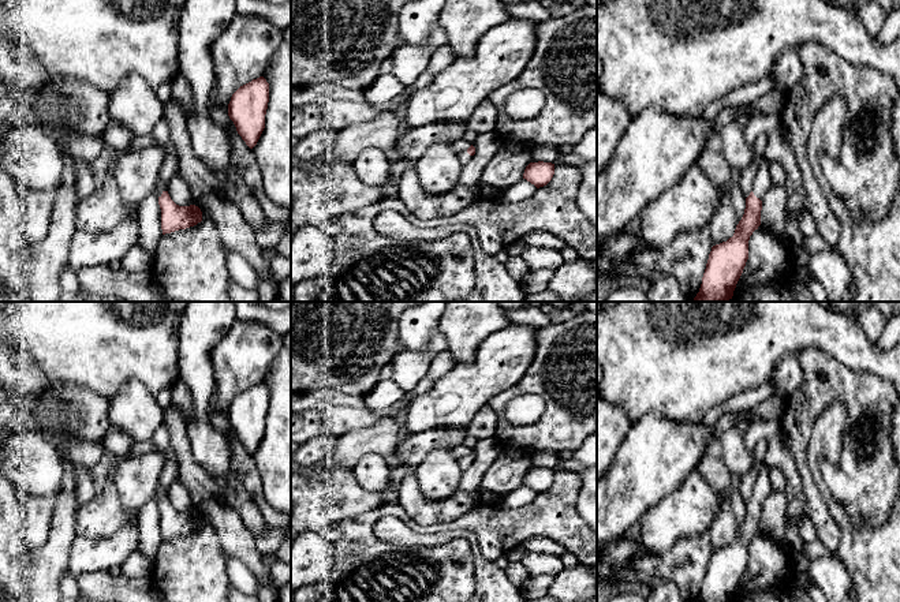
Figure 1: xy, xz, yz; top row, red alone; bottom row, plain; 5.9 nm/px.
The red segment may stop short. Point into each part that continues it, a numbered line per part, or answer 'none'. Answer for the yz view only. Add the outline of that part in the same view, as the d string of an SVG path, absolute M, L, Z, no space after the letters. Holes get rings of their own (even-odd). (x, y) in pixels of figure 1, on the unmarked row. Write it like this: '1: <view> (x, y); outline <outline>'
1: yz (761, 490); outline M765 463L753 487L753 498L762 506L765 498L772 493L769 483L769 465Z

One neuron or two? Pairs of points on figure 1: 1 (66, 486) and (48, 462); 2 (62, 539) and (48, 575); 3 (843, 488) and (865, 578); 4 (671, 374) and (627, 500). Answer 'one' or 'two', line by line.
1: two
2: one
3: two
4: two

